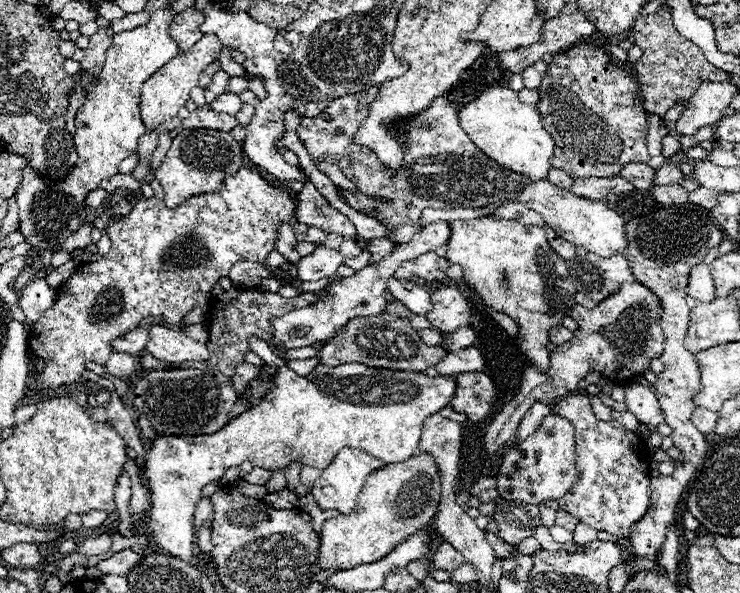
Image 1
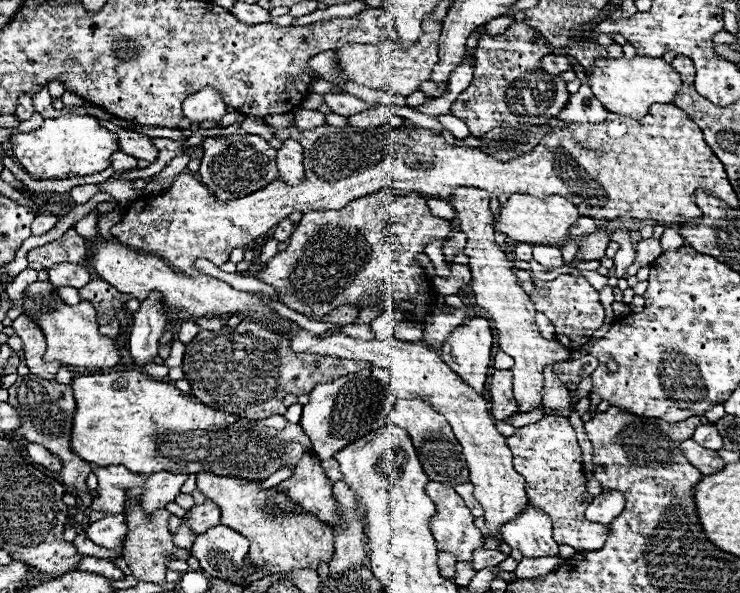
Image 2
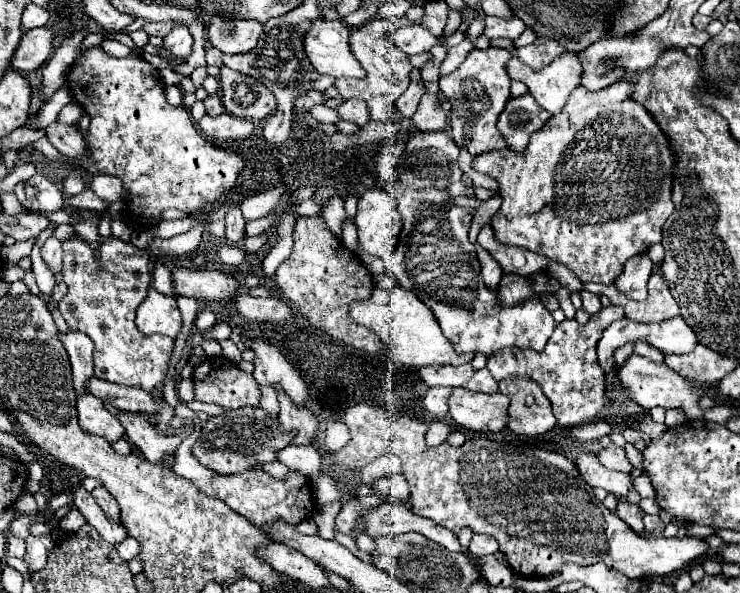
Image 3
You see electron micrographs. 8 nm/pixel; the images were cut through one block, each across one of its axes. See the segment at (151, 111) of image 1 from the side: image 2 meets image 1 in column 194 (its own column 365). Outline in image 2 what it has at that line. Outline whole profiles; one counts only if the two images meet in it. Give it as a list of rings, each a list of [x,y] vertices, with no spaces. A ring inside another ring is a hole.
[[[428,14],[422,28],[424,36],[420,36],[420,40],[408,48],[404,48],[394,38],[388,38],[380,44],[346,44],[338,50],[338,64],[344,70],[346,78],[356,84],[408,96],[416,92],[420,82],[430,78],[434,64],[438,64],[438,38],[442,32],[442,22],[438,22],[434,14]]]

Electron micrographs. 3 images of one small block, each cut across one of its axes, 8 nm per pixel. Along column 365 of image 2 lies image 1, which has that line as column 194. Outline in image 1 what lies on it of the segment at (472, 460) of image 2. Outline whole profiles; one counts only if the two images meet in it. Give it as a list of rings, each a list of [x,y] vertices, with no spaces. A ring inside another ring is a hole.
[[[158,324],[148,328],[146,352],[166,362],[186,362],[186,360],[200,362],[210,358],[210,352],[204,344],[188,338],[182,330],[170,330]]]

